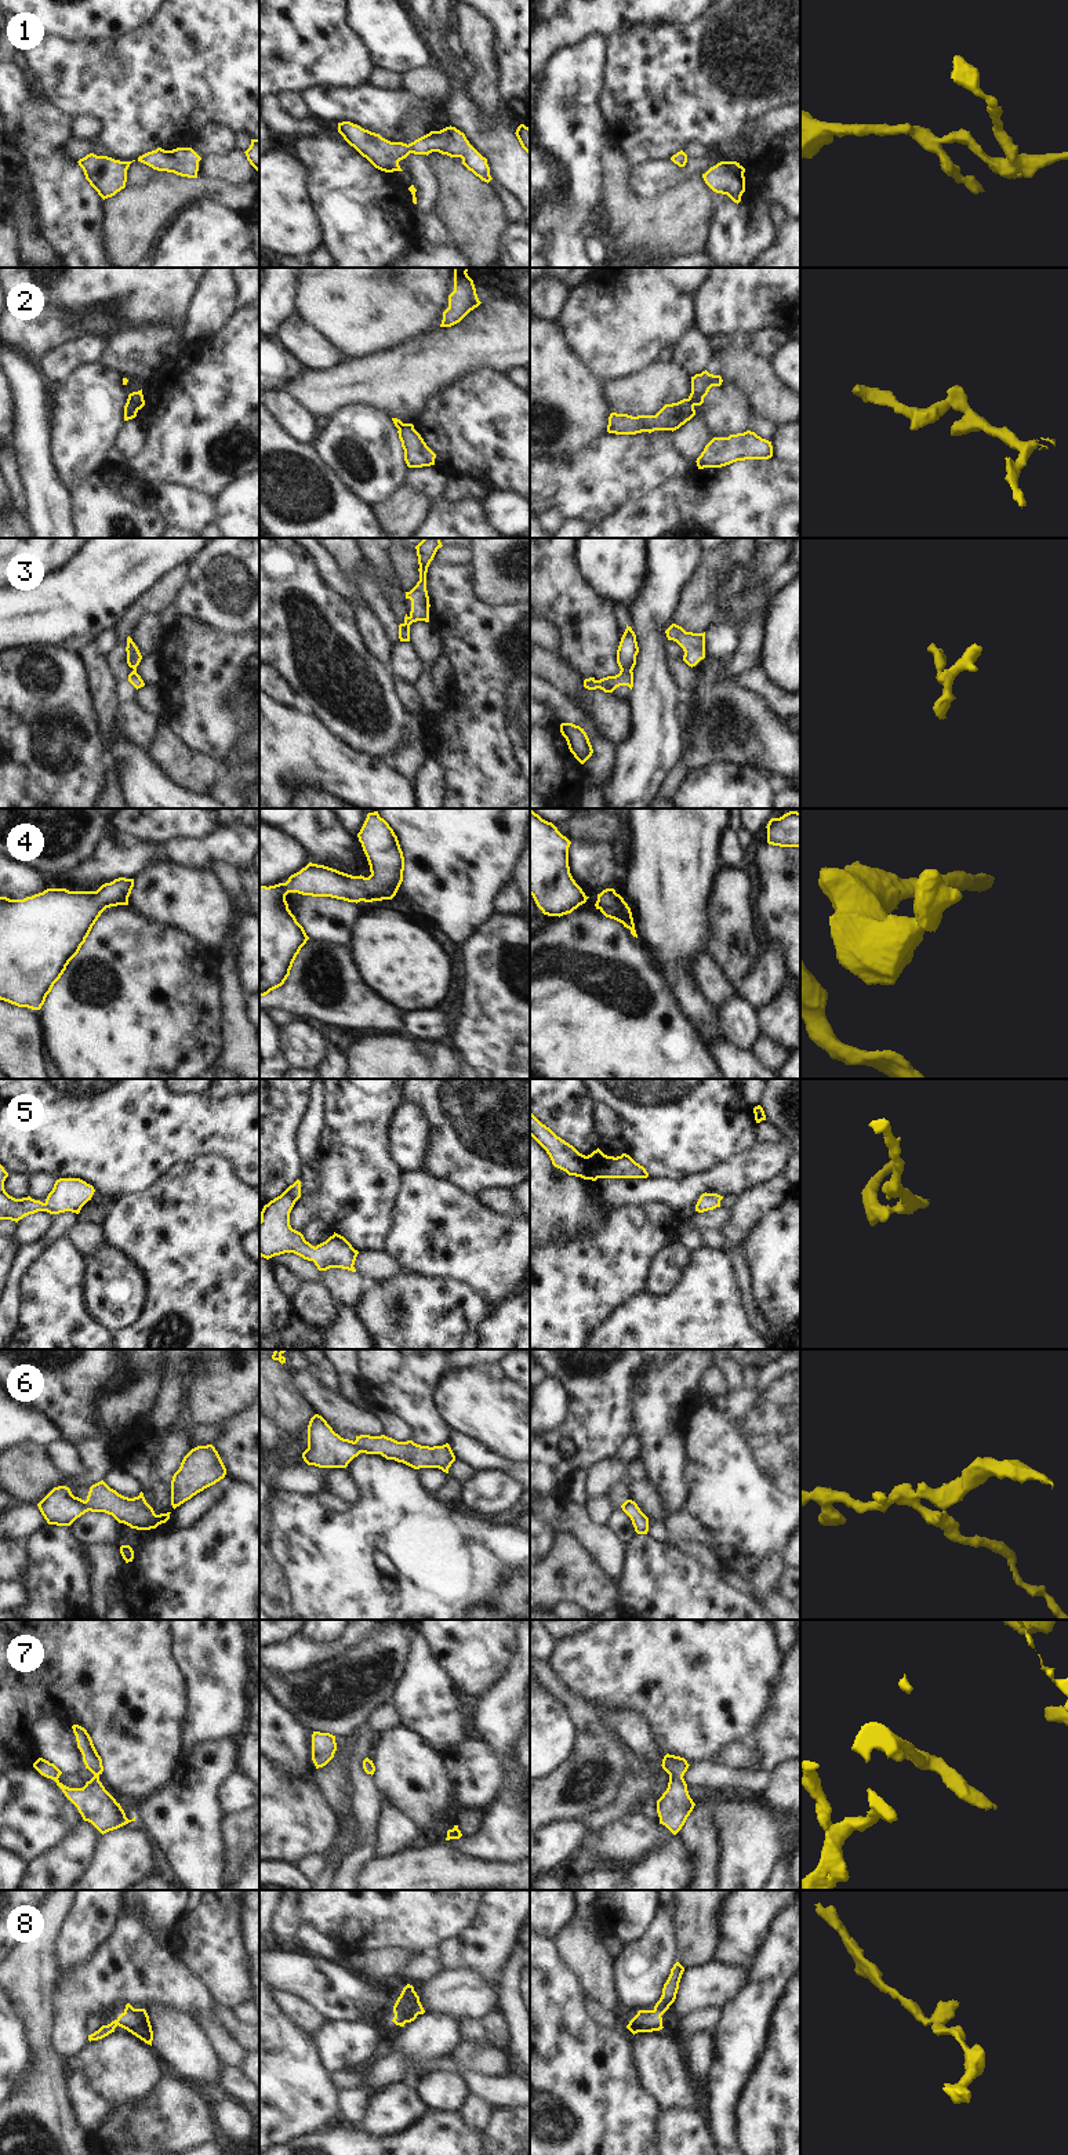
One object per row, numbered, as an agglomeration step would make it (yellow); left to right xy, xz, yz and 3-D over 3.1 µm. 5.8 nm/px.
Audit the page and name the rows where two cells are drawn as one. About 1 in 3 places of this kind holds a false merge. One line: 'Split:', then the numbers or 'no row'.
Split: 2, 6

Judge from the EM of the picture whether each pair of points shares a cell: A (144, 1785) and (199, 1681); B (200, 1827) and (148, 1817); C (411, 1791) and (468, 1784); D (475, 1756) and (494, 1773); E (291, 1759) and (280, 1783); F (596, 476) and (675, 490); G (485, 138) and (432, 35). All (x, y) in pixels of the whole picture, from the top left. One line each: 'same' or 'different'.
A: different
B: same
C: different
D: same
E: different
F: different
G: same

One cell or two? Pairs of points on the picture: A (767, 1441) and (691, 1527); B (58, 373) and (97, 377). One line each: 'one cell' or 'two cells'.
A: two cells
B: two cells

